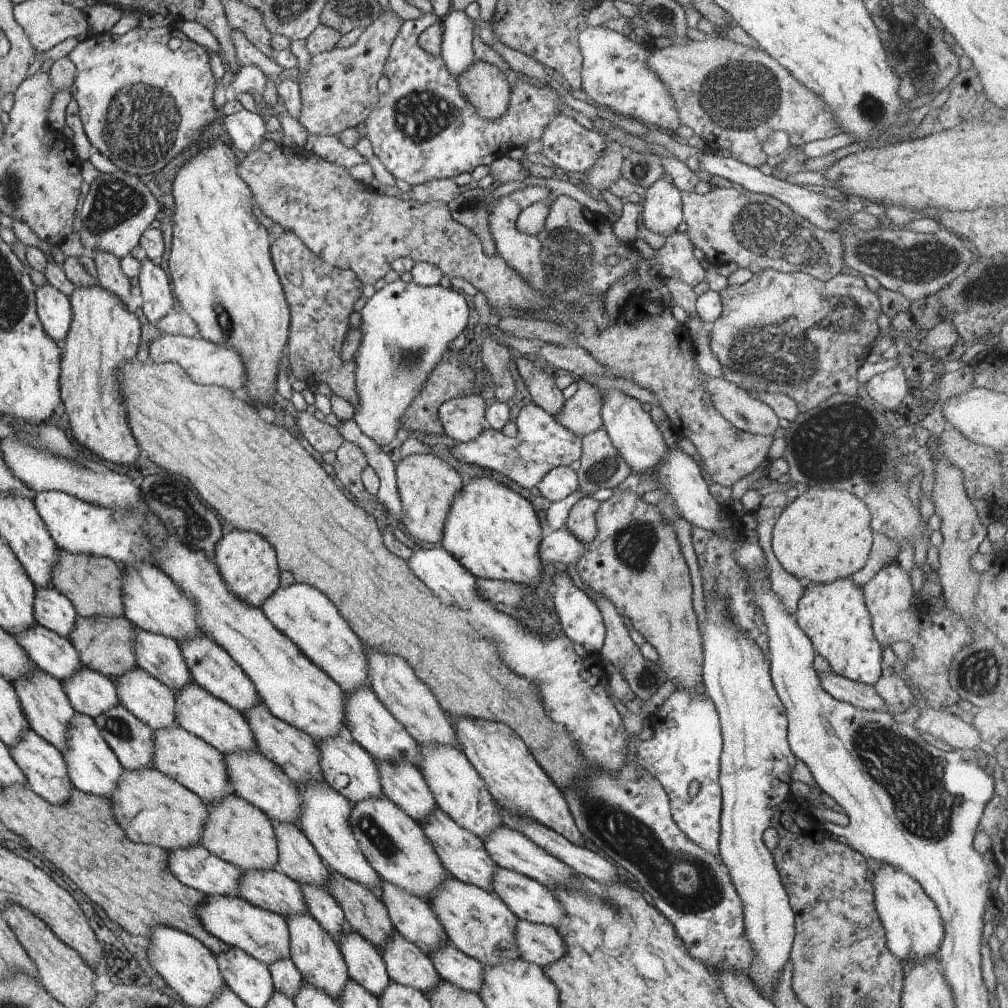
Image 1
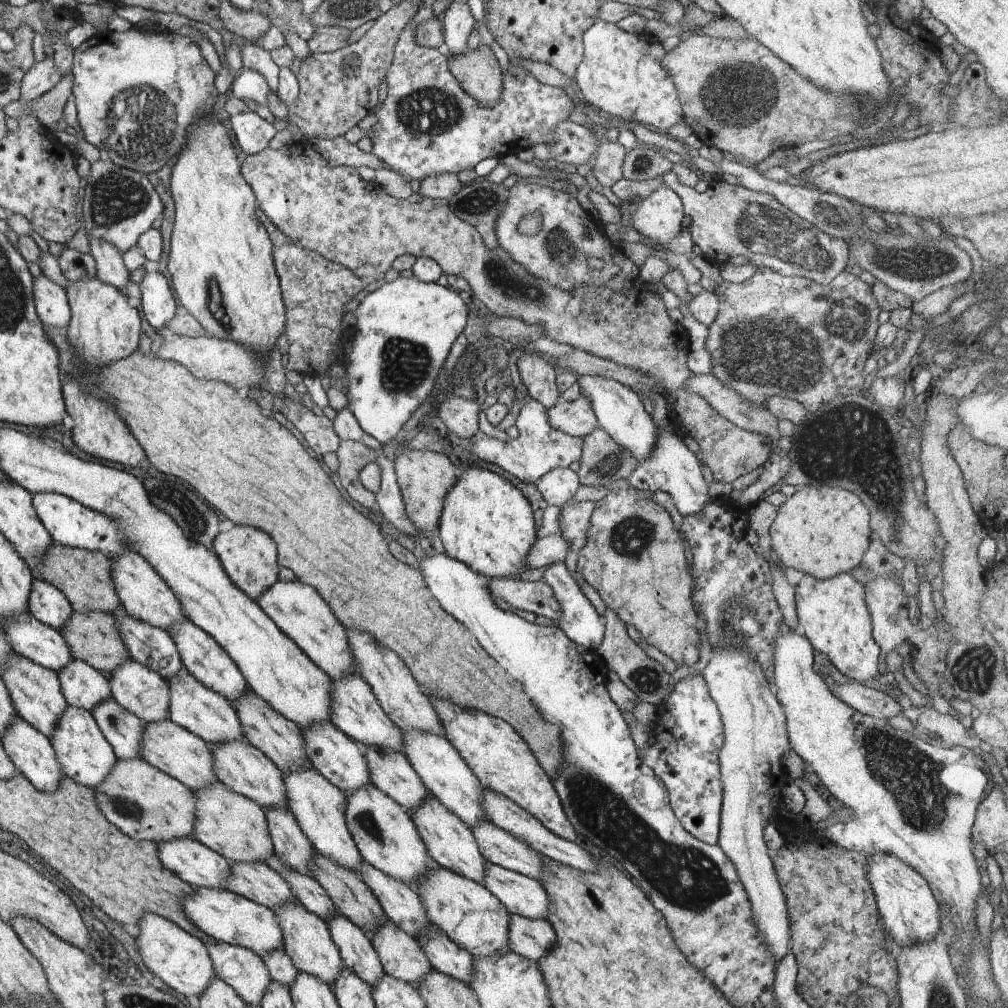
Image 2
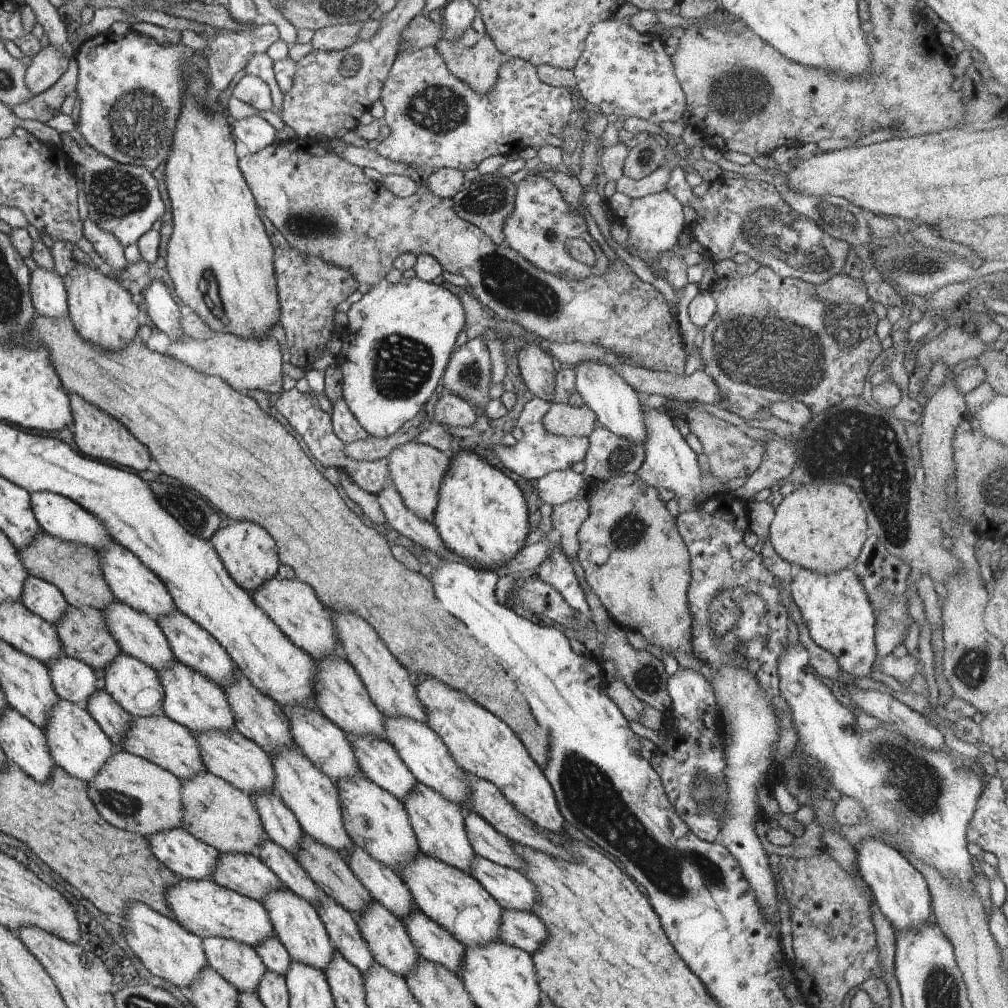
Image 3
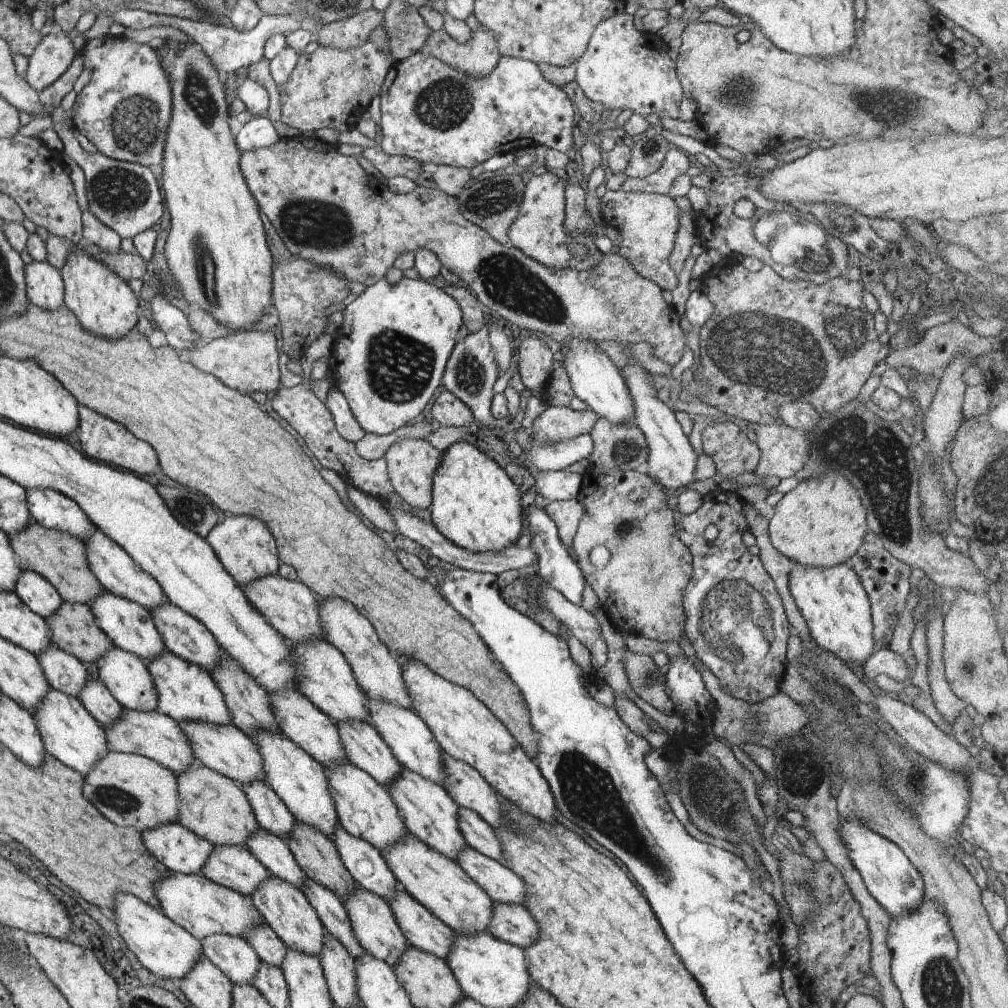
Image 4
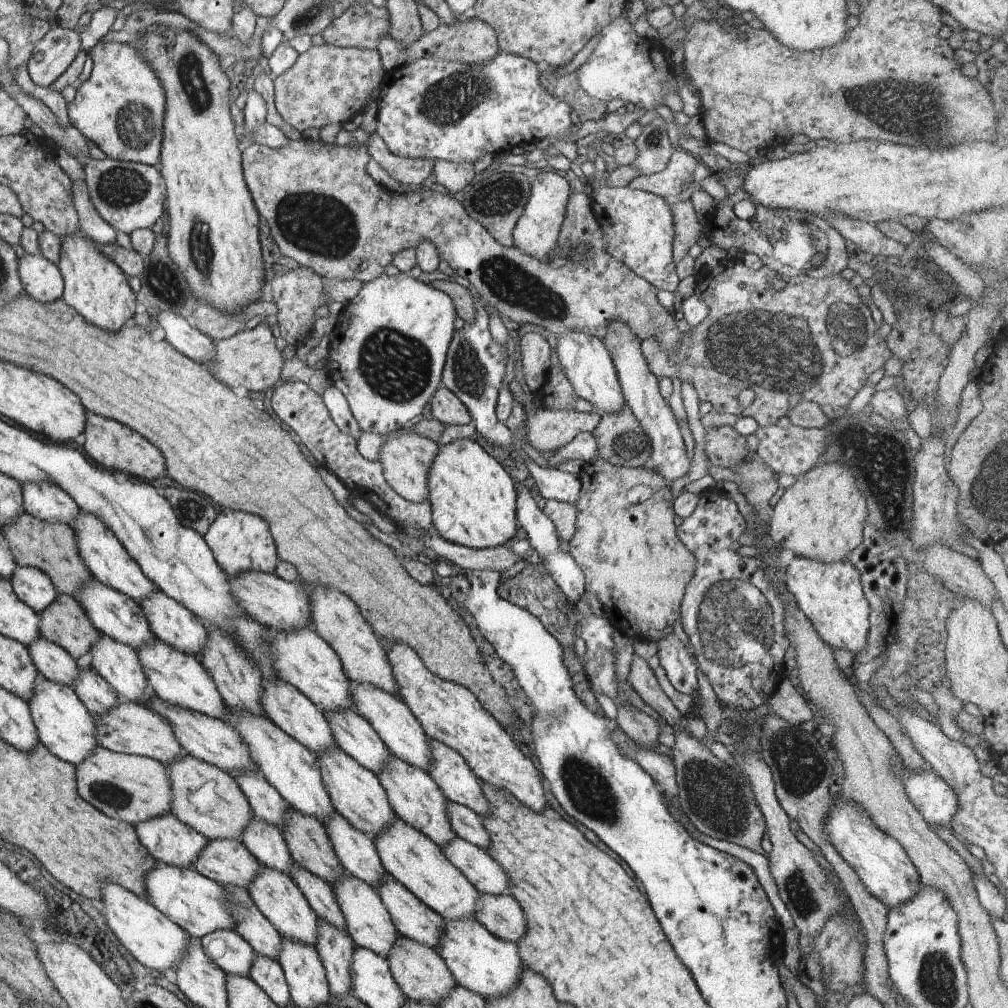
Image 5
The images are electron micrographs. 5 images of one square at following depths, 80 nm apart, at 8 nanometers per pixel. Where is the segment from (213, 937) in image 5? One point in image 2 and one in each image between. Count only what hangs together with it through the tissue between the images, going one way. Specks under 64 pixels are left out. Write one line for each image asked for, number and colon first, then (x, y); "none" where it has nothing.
2: (245, 971)
3: (238, 962)
4: (234, 956)

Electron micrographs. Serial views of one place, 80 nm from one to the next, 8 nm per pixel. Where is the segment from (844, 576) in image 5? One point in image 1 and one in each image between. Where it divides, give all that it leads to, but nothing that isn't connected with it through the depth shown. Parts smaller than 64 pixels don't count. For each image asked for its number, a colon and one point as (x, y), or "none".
1: (834, 616)
2: (833, 614)
3: (835, 607)
4: (835, 605)

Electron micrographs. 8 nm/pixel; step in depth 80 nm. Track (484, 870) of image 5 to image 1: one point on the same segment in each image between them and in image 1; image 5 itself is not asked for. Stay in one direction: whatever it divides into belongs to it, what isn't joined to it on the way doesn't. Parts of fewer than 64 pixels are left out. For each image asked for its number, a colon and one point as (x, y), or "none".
1: (527, 899)
2: (520, 894)
3: (508, 887)
4: (503, 885)

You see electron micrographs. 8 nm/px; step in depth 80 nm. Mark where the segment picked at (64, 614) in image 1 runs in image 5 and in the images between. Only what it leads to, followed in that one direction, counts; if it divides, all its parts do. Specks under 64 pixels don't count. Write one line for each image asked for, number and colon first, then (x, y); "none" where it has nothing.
2: (47, 602)
3: (43, 598)
4: (40, 595)
5: (32, 585)

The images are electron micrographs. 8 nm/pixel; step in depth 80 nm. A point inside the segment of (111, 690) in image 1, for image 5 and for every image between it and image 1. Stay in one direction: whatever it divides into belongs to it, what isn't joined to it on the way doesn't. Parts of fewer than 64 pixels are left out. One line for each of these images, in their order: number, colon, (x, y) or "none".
2: (83, 686)
3: (74, 680)
4: (65, 673)
5: (53, 662)

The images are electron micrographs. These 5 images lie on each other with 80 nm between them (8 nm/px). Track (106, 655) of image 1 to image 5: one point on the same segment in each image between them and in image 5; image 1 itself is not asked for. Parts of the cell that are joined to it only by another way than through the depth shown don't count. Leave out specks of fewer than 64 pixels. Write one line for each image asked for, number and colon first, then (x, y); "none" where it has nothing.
2: (93, 636)
3: (83, 633)
4: (73, 627)
5: (64, 623)

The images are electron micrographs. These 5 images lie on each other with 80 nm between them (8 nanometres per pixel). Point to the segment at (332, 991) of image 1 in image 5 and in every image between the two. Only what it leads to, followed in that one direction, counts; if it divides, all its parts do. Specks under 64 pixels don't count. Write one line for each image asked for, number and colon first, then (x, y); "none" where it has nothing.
2: (307, 941)
3: (296, 923)
4: (284, 907)
5: (274, 892)

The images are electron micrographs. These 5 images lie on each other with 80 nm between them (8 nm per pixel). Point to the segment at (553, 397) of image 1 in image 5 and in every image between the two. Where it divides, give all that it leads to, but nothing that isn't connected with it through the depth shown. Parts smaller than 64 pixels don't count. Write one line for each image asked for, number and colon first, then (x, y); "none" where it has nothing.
2: (538, 375)
3: (538, 368)
4: (535, 359)
5: (535, 352)

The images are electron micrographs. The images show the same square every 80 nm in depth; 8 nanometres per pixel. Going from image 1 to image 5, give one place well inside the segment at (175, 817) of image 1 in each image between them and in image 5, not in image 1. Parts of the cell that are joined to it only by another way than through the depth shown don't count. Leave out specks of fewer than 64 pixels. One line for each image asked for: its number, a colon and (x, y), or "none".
2: (149, 805)
3: (131, 792)
4: (131, 790)
5: (134, 788)

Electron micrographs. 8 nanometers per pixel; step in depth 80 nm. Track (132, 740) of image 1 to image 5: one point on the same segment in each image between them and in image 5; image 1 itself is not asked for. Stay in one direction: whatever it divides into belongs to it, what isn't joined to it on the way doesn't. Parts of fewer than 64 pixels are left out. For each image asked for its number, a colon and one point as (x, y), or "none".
2: (123, 729)
3: (113, 717)
4: (96, 696)
5: (95, 692)

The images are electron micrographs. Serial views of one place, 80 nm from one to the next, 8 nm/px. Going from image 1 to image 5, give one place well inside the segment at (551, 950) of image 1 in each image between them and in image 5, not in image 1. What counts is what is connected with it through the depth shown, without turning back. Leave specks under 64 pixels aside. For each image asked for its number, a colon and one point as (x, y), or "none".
2: (533, 938)
3: (522, 929)
4: (510, 922)
5: (502, 915)

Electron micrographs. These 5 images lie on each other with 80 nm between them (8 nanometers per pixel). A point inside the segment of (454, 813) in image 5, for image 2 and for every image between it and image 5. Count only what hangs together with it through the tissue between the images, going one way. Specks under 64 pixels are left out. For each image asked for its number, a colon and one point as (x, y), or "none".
2: (496, 845)
3: (486, 841)
4: (477, 833)

